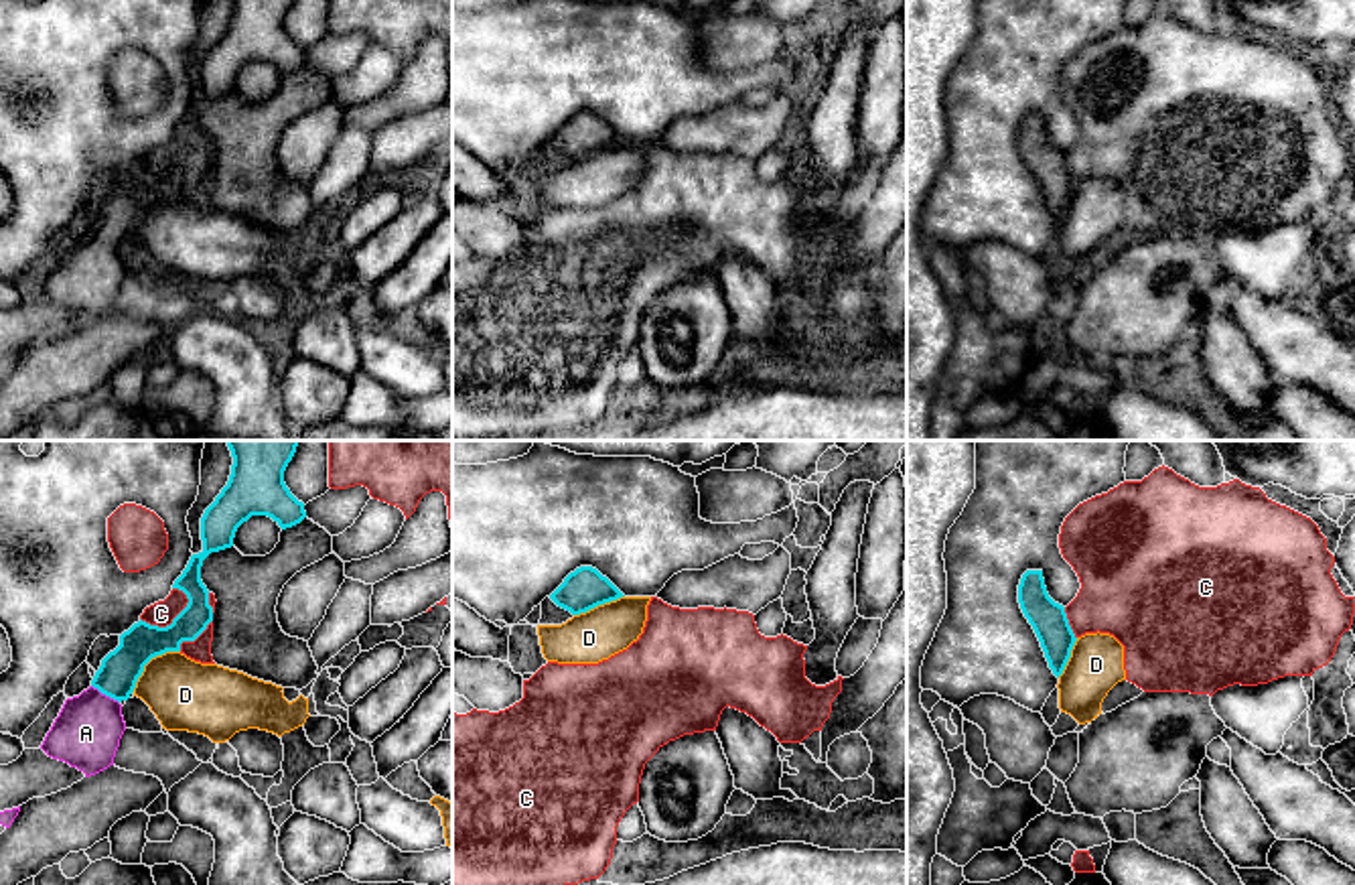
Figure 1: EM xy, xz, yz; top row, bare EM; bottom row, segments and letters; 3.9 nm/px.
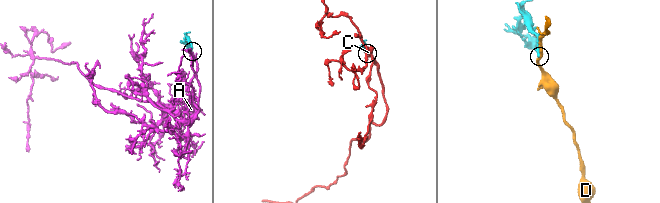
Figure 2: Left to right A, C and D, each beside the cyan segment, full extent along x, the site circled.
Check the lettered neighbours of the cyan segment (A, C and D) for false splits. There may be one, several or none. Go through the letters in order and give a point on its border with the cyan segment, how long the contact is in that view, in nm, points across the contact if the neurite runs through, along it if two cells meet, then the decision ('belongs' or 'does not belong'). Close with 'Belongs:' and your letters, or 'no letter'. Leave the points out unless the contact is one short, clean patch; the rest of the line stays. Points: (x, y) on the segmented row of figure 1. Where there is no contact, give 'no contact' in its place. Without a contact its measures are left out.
A: contact xy (106, 695); length 130 nm; way xy (120, 668), (106, 695), (86, 733); belongs
C: contact xy (167, 626); length 220 nm; does not belong
D: contact xy (149, 660); length 260 nm; border xy (179, 650), (157, 654), (145, 666), (132, 691); does not belong
Belongs: A

